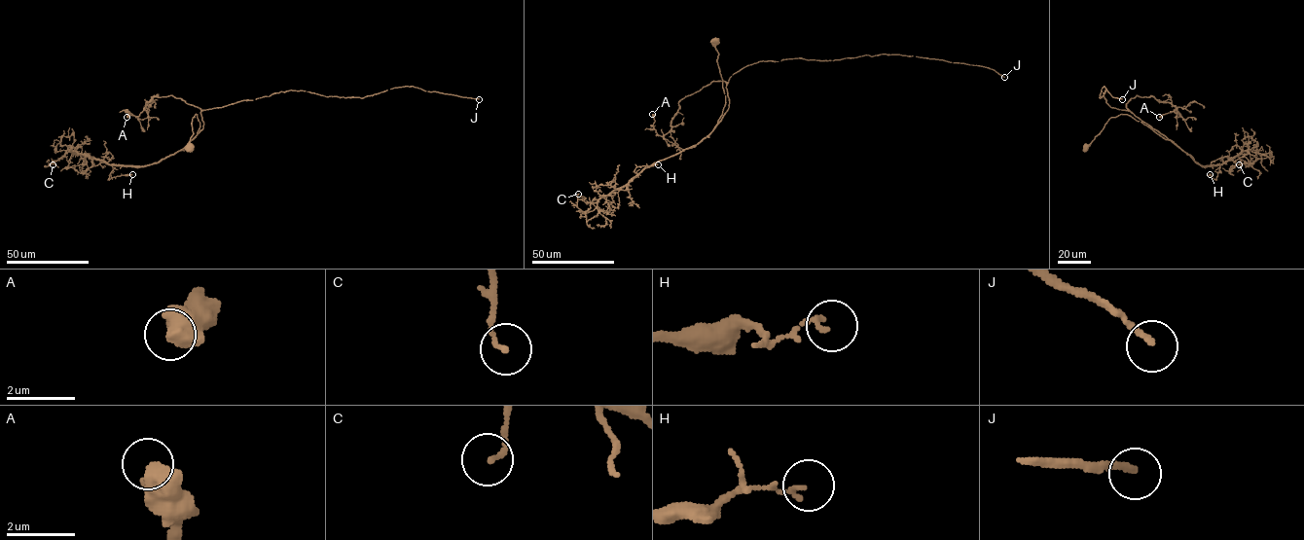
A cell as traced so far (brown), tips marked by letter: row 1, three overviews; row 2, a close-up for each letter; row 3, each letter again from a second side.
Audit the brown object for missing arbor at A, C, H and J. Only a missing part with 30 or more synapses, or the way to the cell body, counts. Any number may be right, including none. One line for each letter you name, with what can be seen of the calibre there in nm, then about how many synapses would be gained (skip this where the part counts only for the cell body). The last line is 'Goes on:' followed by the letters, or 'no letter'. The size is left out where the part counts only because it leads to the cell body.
J: Thickness 190 nm. Roughly 110 synapses
Goes on: J

